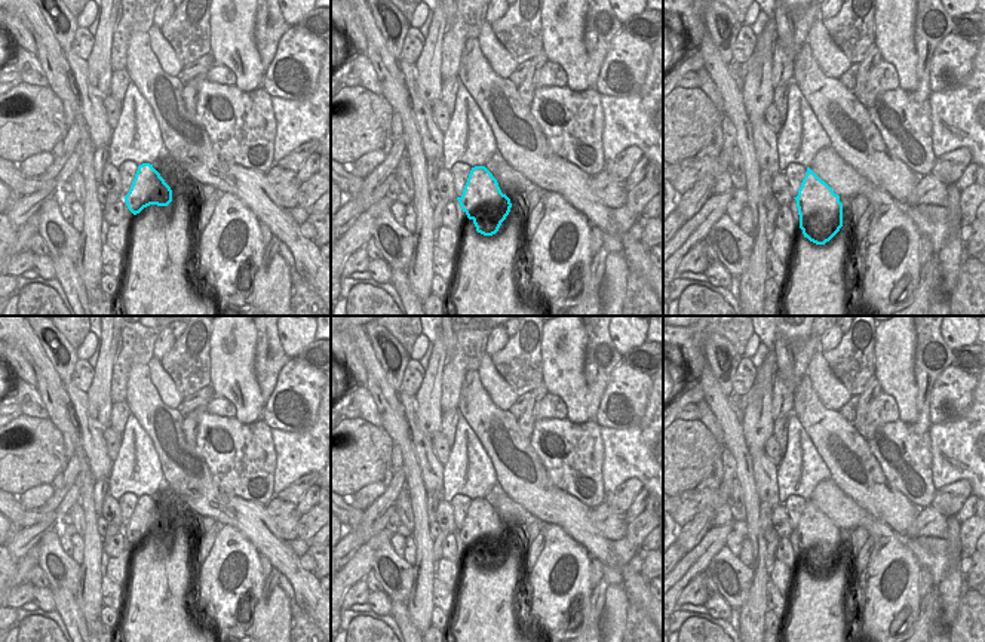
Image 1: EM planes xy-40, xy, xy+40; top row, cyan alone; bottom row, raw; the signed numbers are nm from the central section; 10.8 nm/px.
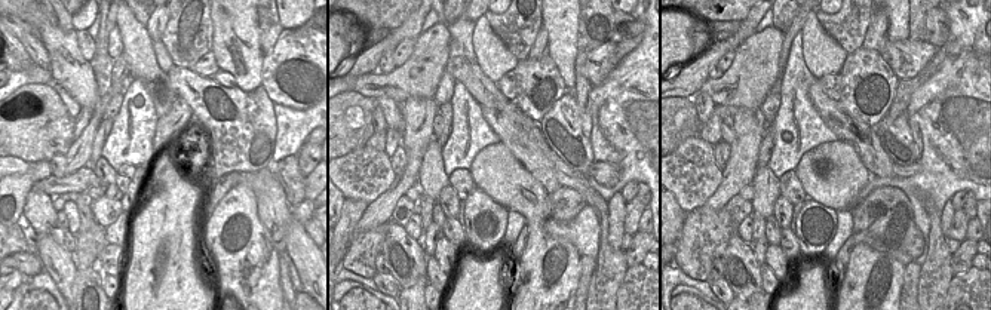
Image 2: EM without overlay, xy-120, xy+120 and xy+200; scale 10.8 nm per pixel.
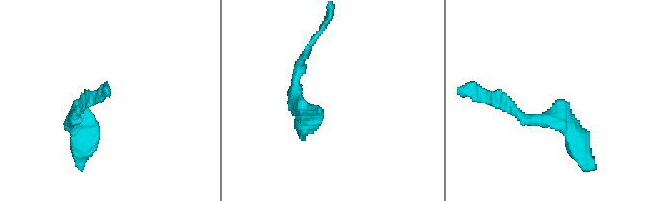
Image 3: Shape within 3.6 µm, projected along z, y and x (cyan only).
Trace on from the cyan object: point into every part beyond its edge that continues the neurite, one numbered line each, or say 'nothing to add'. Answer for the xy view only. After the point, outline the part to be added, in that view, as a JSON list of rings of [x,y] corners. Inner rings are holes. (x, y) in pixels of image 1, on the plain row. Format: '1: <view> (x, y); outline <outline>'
nothing to add

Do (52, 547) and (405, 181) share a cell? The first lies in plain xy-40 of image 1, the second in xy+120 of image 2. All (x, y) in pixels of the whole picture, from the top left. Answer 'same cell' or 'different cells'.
different cells

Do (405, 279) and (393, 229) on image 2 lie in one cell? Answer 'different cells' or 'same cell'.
same cell

